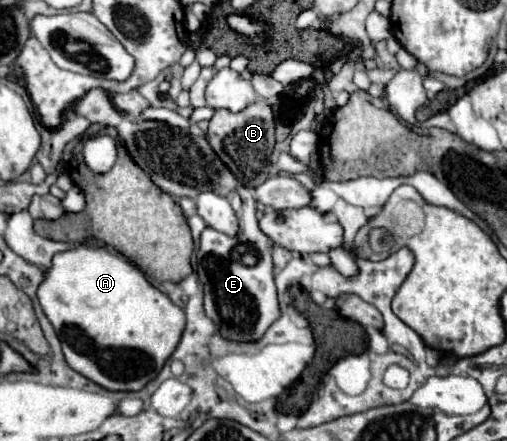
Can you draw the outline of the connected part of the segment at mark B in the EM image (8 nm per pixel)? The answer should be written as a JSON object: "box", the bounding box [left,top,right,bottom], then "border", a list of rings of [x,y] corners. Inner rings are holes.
{"box":[207,102,275,186],"border":[[[253,102],[241,112],[231,110],[217,110],[215,116],[209,120],[207,140],[213,150],[219,154],[231,170],[235,170],[237,178],[245,186],[259,186],[267,180],[269,158],[275,146],[275,120],[271,106],[267,102]]]}

